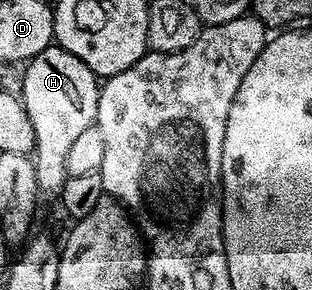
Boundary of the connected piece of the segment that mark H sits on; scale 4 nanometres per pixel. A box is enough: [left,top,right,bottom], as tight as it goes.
[18,46,101,194]

